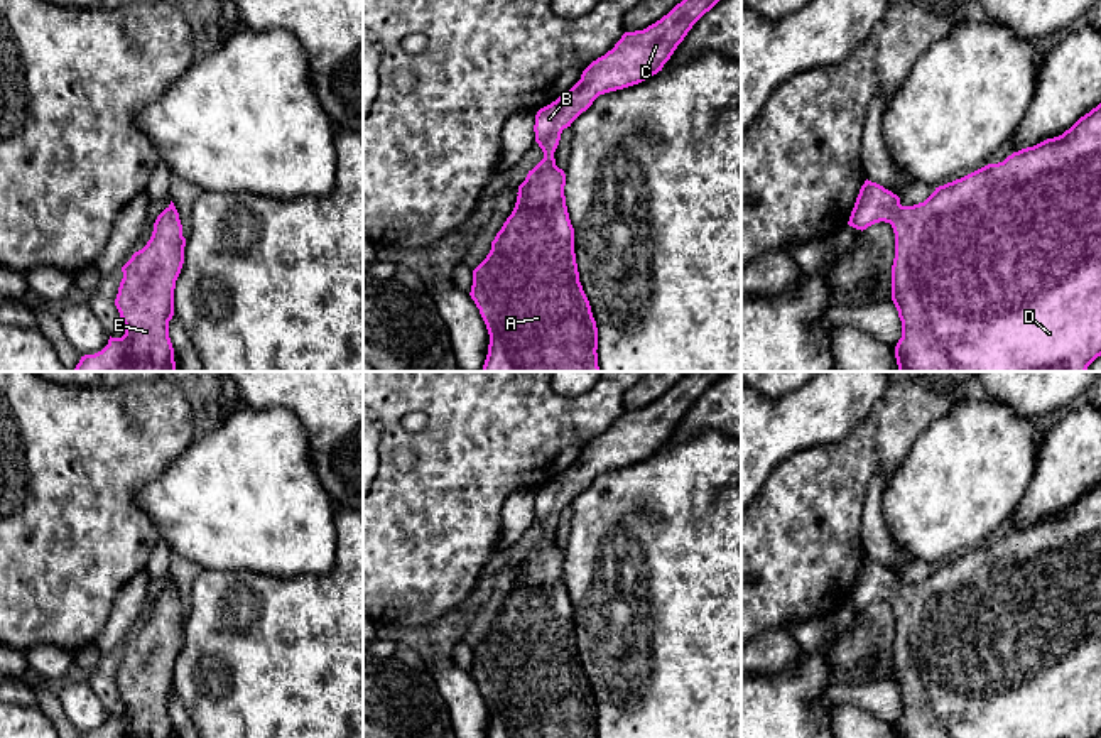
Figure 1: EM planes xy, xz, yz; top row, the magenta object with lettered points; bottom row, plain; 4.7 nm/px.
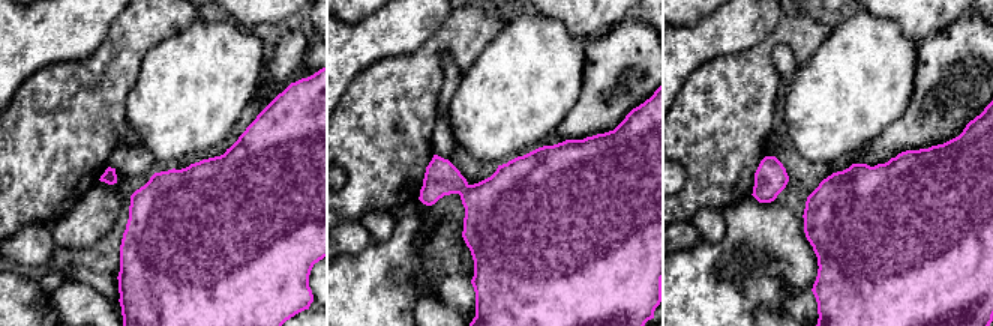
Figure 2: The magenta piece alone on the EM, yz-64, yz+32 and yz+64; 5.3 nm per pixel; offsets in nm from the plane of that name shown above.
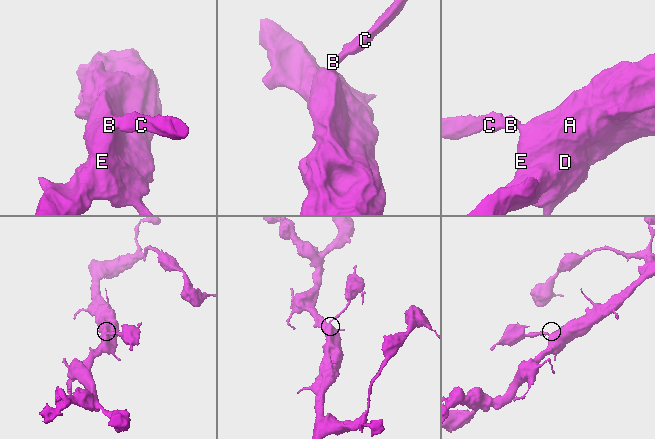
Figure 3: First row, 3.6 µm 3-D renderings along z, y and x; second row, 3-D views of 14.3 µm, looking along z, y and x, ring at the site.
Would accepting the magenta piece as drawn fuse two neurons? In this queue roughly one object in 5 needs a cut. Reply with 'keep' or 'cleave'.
keep

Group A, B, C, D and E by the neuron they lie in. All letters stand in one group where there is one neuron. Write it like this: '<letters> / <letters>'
A B C D E

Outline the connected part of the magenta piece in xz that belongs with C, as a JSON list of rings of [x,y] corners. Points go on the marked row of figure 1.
[[[682,0],[667,15],[643,30],[625,32],[611,51],[593,61],[581,79],[550,105],[535,115],[535,142],[544,159],[529,171],[518,186],[518,196],[512,214],[491,241],[486,258],[473,270],[471,299],[475,301],[490,334],[488,355],[483,372],[601,372],[598,366],[598,328],[589,301],[579,282],[574,253],[574,228],[569,220],[564,186],[566,174],[556,166],[554,152],[564,128],[586,111],[605,93],[638,84],[659,71],[670,59],[692,25],[719,0]]]

